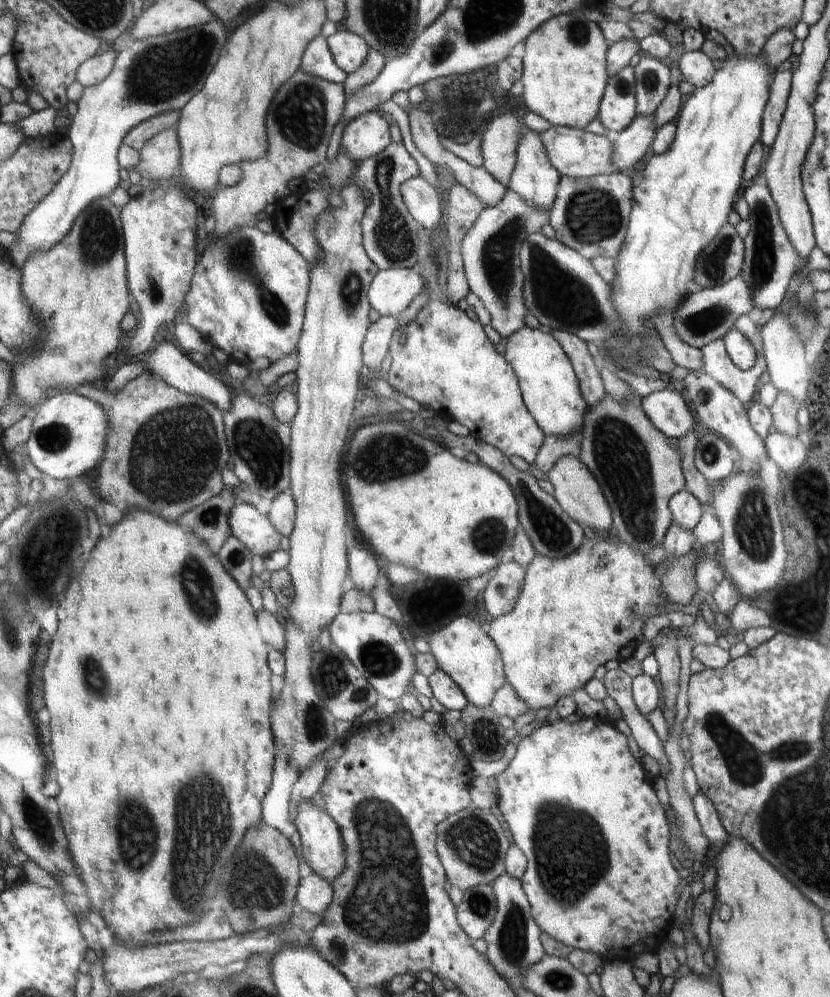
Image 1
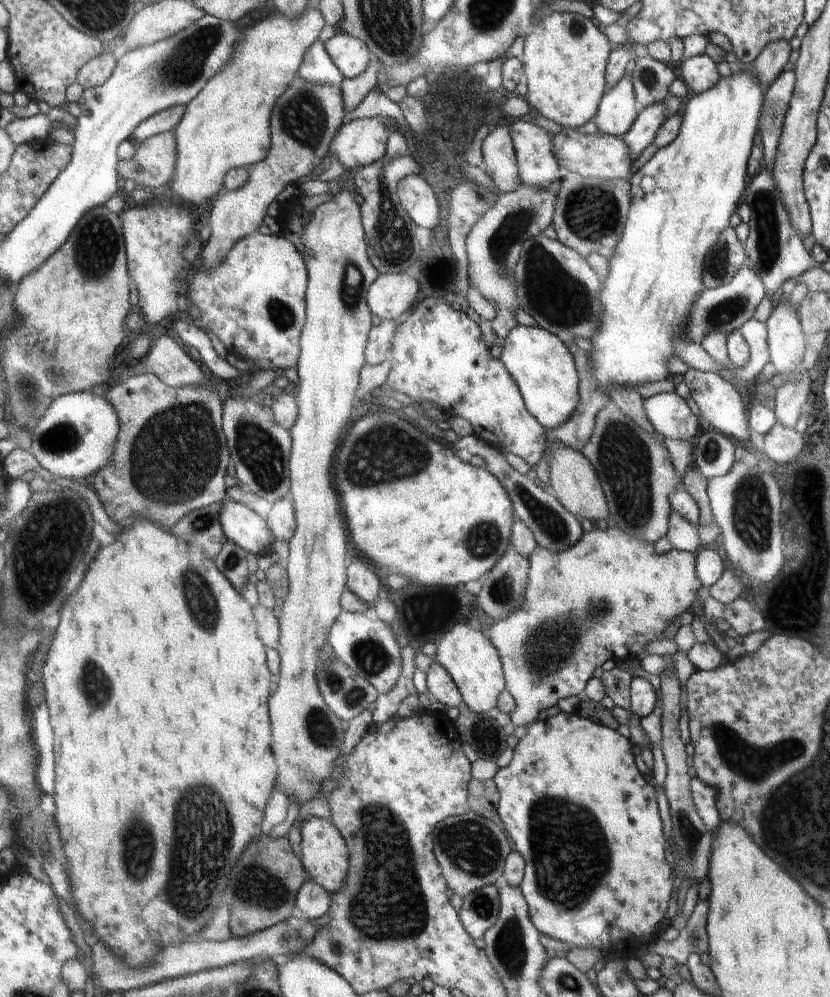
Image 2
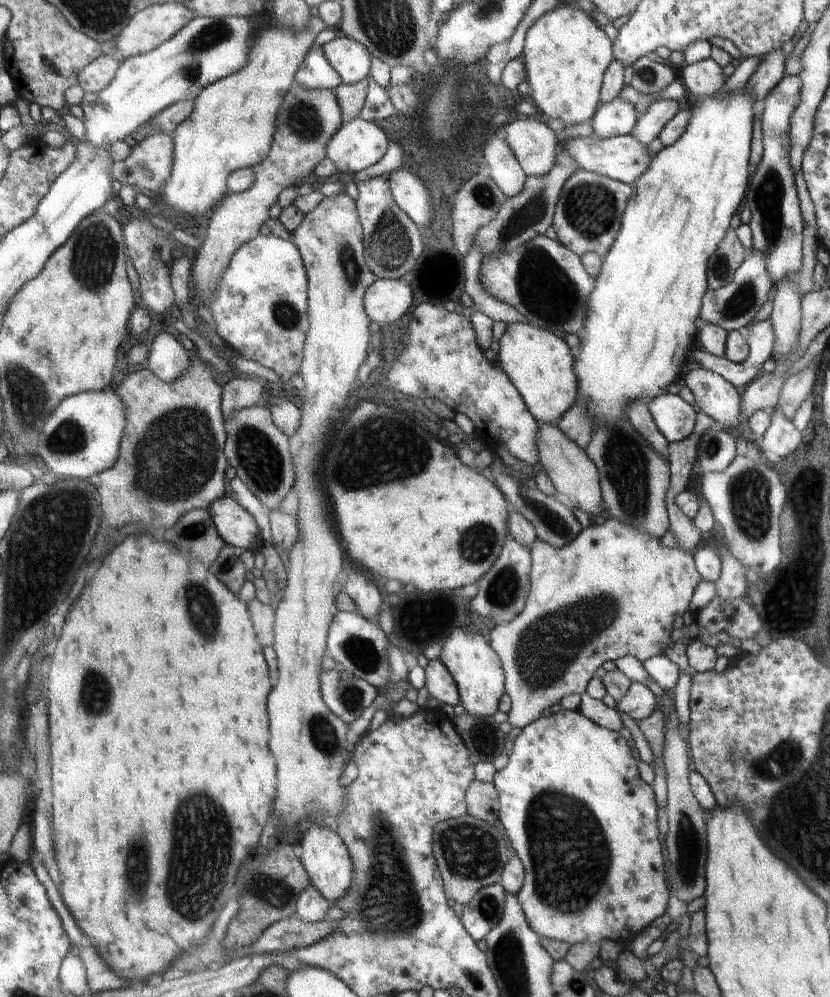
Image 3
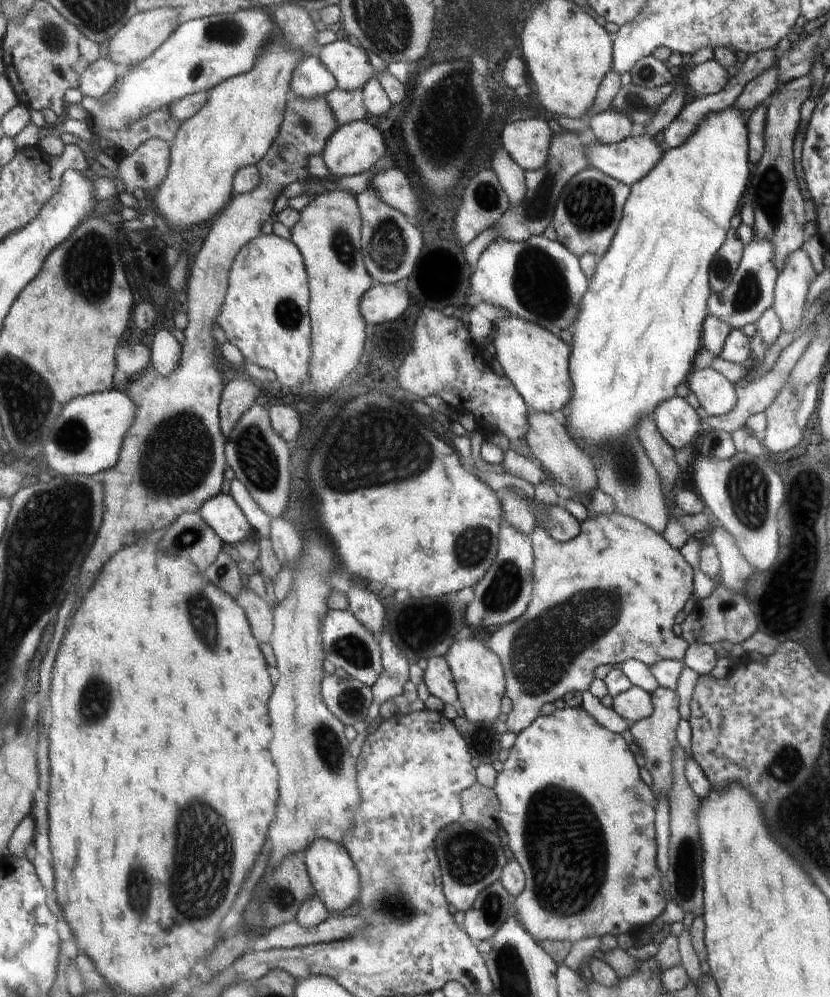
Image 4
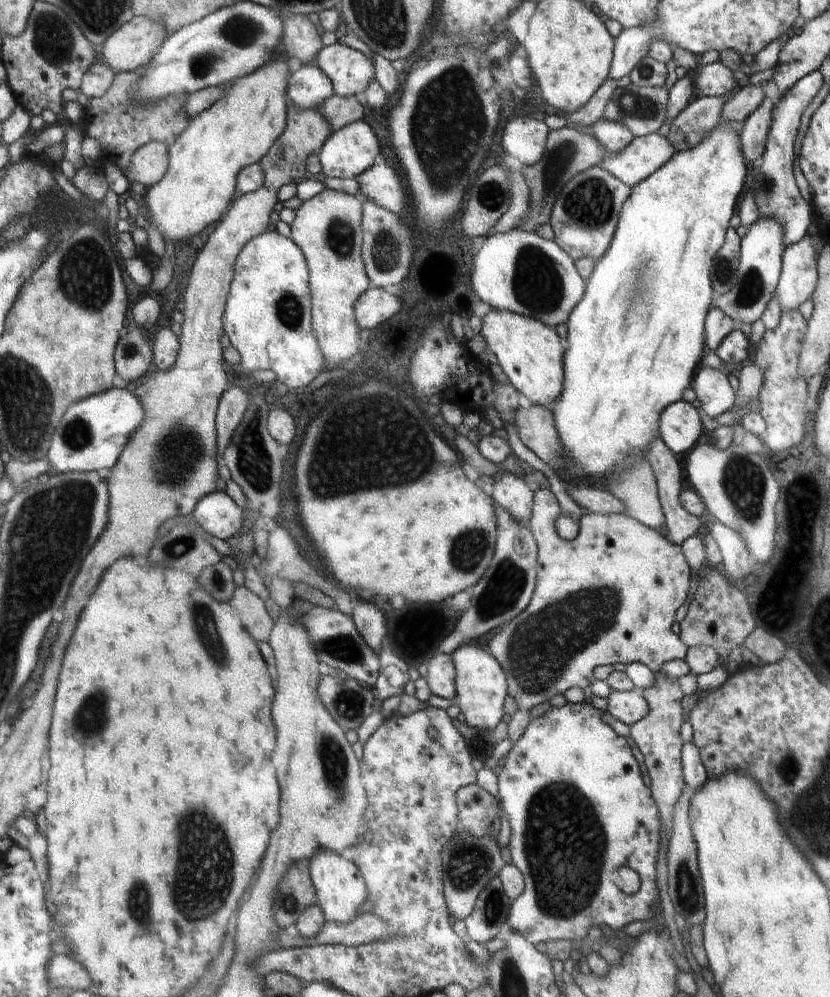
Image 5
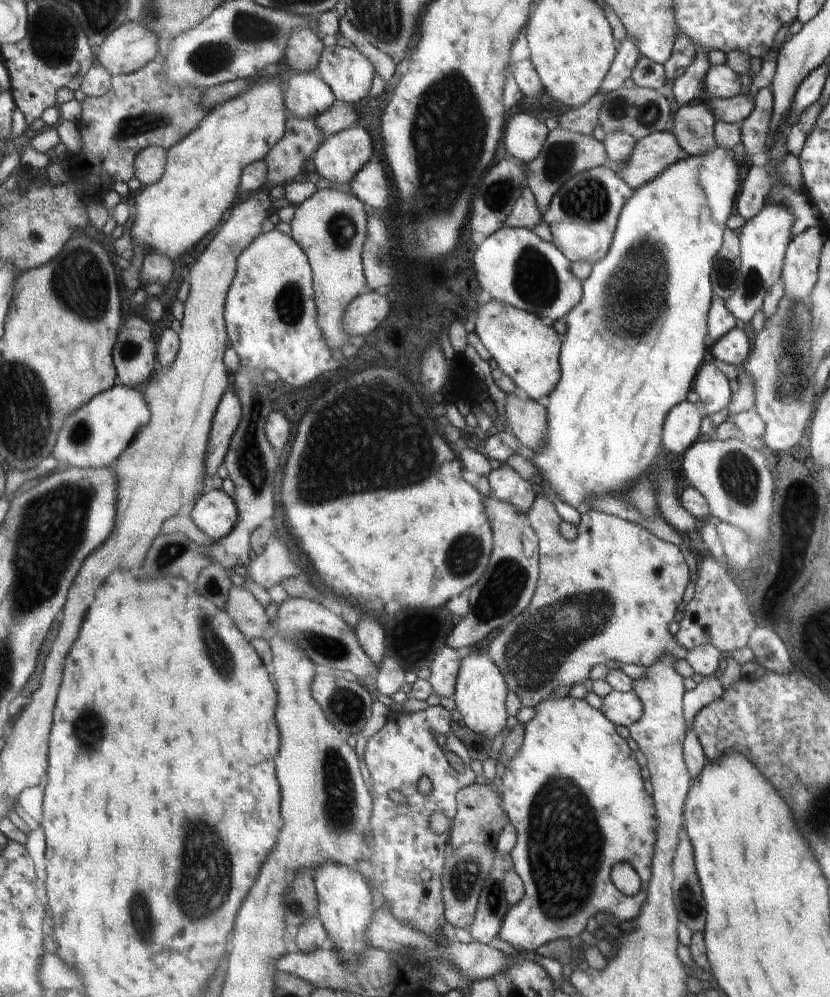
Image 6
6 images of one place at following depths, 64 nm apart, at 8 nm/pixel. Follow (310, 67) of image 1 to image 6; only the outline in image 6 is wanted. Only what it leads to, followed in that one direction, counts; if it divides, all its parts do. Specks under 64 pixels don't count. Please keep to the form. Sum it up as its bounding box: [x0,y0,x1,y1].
[285,70,335,118]

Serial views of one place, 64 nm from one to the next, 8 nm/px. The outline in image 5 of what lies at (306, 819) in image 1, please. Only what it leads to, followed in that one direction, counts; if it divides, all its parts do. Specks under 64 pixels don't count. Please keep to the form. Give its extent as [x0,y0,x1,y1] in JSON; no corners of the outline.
[307,849,367,923]

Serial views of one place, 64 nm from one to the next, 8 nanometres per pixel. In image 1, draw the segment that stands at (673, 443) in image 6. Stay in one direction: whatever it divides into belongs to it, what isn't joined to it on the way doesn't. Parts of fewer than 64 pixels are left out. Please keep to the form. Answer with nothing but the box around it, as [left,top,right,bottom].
[642,390,696,438]

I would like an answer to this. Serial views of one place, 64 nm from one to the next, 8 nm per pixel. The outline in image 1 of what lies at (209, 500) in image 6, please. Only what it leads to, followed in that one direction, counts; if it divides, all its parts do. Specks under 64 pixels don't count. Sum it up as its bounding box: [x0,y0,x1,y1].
[230,502,280,557]

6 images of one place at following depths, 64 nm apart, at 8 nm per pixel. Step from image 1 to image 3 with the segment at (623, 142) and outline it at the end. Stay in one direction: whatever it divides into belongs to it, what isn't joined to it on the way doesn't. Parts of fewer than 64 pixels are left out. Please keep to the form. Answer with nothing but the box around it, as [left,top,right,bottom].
[631,100,680,146]

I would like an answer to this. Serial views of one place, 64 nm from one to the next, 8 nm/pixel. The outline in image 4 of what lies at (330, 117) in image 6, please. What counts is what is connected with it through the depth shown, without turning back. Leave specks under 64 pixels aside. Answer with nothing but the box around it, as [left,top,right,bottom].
[325,87,367,126]

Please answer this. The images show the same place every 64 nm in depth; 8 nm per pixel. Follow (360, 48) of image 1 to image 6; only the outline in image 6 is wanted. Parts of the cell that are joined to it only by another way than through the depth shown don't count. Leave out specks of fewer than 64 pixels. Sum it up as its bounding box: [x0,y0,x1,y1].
[317,47,376,105]

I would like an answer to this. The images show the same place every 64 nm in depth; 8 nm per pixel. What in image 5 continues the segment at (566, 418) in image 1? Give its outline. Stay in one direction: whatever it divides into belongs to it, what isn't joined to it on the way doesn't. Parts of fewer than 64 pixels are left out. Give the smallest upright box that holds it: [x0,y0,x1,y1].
[480,310,567,407]

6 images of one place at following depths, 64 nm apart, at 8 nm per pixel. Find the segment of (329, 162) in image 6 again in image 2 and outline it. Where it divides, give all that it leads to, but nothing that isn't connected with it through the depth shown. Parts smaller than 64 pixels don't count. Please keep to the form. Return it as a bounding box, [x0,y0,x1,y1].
[330,119,388,170]

